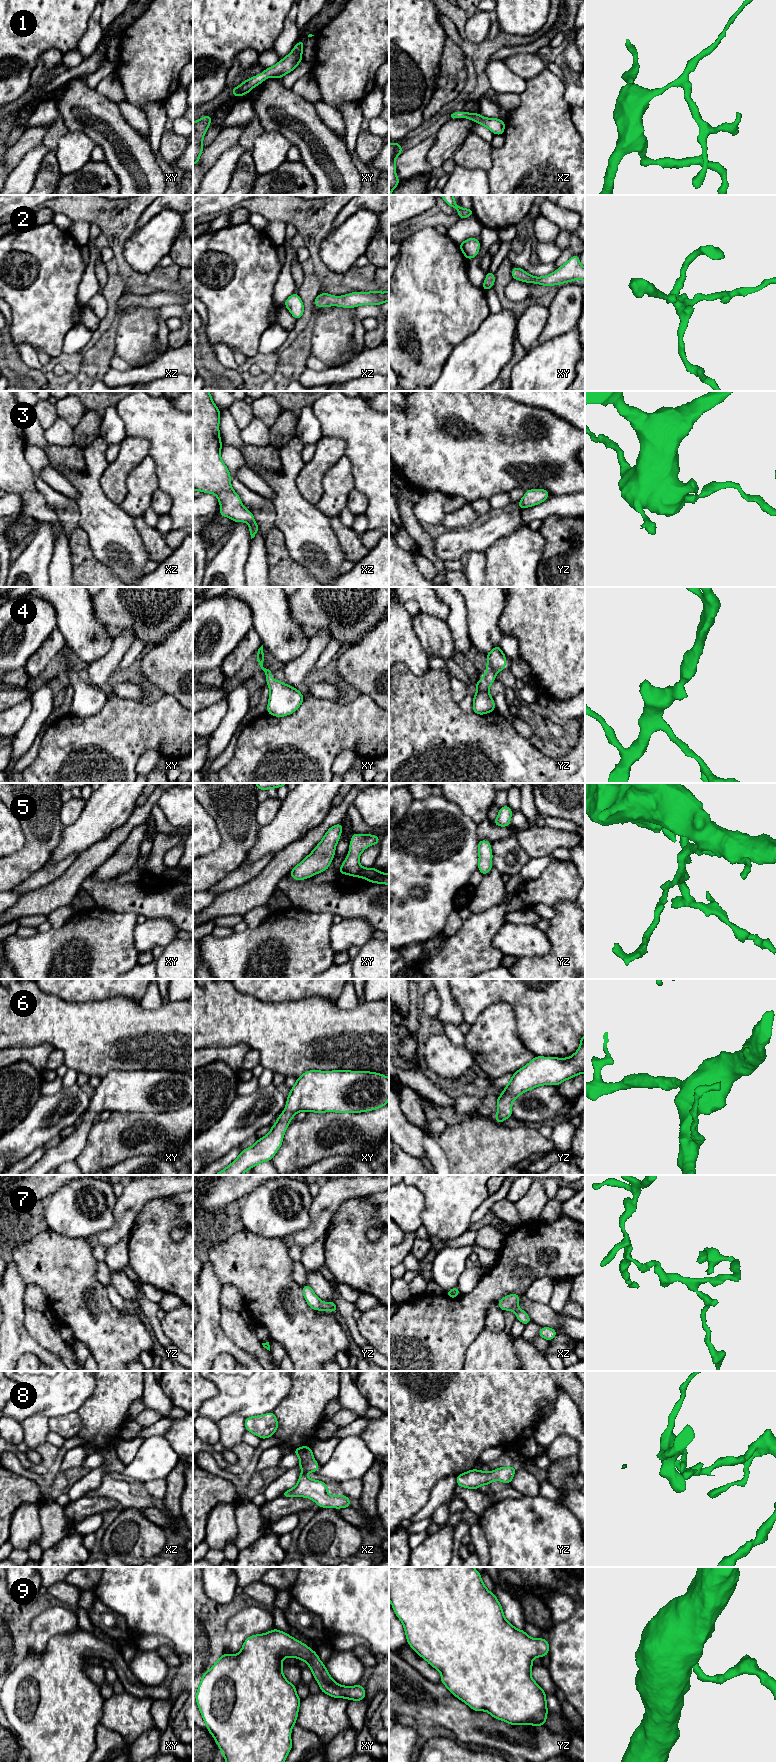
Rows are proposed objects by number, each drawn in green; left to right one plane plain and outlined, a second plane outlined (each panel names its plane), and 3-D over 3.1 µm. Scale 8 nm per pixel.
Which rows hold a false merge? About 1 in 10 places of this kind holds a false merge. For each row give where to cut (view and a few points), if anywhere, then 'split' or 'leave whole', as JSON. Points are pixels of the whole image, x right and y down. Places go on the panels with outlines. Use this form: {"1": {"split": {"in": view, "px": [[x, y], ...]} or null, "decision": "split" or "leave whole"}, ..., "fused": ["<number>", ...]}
{"1": {"split": null, "decision": "leave whole"}, "2": {"split": null, "decision": "leave whole"}, "3": {"split": null, "decision": "leave whole"}, "4": {"split": null, "decision": "leave whole"}, "5": {"split": null, "decision": "leave whole"}, "6": {"split": null, "decision": "leave whole"}, "7": {"split": null, "decision": "leave whole"}, "8": {"split": null, "decision": "leave whole"}, "9": {"split": null, "decision": "leave whole"}, "fused": []}

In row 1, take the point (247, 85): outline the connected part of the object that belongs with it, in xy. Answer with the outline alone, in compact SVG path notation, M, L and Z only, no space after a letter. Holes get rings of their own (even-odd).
M304 40L296 43L293 50L276 65L265 69L260 75L255 75L248 80L244 80L238 87L232 88L232 95L241 97L248 94L254 87L261 84L265 79L276 77L281 79L285 74L293 71L299 63L302 62L302 52L304 47Z

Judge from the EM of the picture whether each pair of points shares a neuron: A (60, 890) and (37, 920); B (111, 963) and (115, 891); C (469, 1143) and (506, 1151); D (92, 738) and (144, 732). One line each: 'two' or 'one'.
A: two
B: two
C: one
D: one

